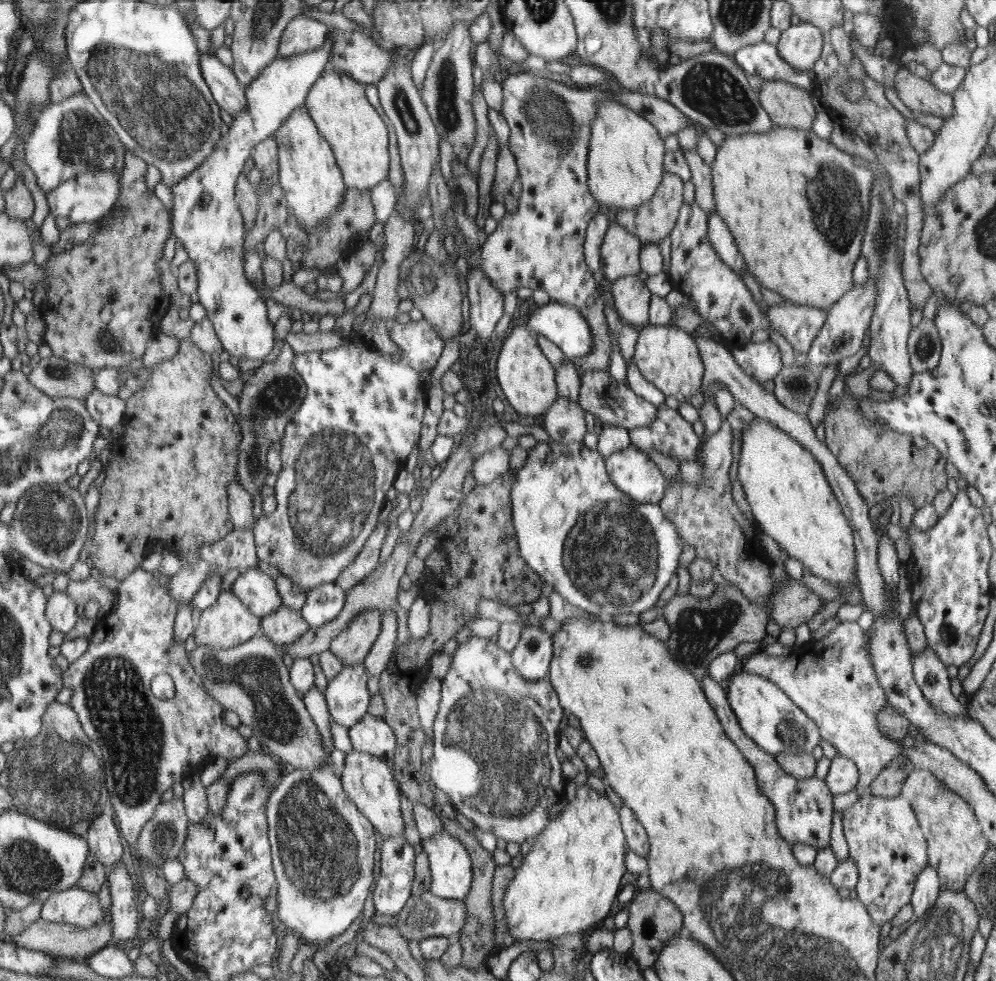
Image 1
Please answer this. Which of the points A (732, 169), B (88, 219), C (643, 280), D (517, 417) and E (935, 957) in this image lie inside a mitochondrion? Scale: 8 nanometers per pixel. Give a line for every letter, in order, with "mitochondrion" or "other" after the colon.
A: other
B: other
C: other
D: other
E: mitochondrion

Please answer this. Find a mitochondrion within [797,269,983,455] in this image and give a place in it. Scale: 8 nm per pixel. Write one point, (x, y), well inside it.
(924, 346)

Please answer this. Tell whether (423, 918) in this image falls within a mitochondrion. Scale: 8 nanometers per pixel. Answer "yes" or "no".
yes

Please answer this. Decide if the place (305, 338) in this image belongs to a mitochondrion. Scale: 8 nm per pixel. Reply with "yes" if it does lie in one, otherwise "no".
no

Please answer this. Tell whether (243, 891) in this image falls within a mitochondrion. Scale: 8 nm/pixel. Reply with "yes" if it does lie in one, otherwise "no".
no

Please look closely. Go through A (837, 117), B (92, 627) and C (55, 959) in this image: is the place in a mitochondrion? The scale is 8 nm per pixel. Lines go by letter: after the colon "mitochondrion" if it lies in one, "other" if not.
A: other
B: other
C: other

